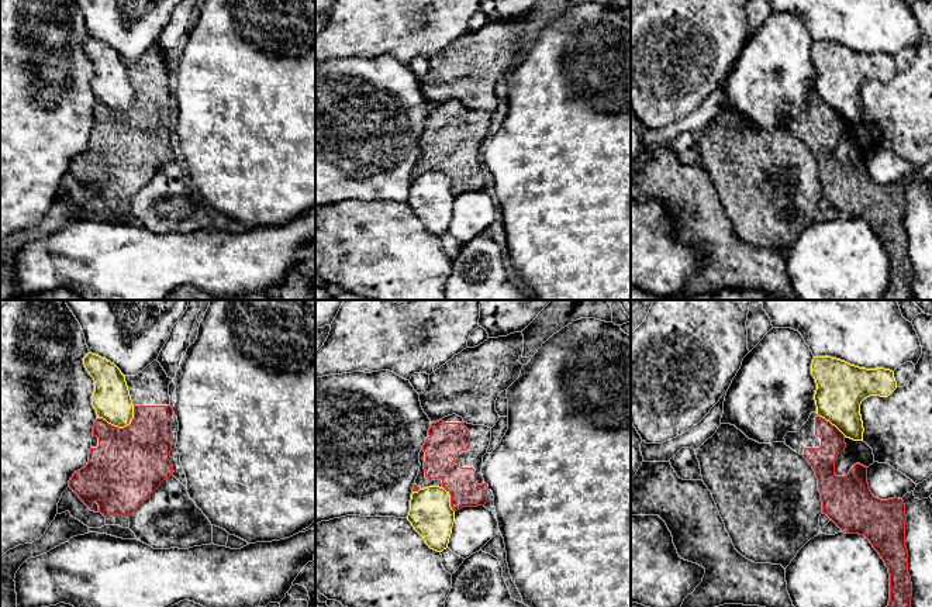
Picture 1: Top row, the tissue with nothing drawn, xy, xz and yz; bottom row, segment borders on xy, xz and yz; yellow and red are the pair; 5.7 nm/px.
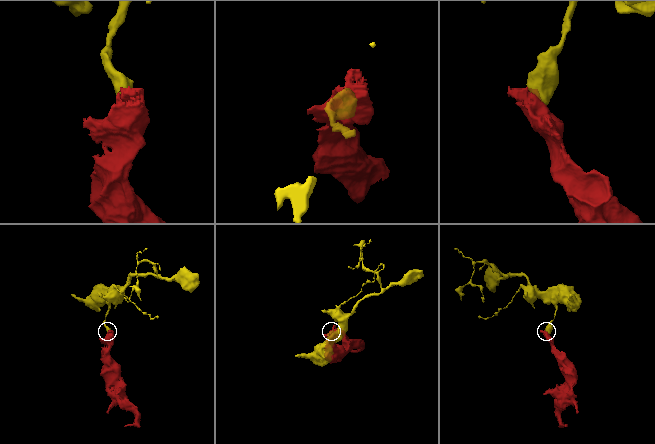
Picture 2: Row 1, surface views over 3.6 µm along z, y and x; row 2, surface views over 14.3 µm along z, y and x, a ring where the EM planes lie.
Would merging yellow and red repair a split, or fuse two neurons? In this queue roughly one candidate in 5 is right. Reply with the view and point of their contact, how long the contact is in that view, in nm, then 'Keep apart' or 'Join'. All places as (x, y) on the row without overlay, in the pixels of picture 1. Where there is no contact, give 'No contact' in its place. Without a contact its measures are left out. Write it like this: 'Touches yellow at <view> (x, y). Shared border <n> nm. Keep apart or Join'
Touches yellow at xy (121, 111). Shared border 220 nm. Keep apart

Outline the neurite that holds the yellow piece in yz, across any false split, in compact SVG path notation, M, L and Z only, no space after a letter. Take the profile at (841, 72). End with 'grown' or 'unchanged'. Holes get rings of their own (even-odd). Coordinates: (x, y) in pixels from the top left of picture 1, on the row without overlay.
M814 41L811 59L817 68L817 99L853 125L863 125L862 86L870 80L888 82L897 73L890 54L859 52L831 41Z; unchanged

